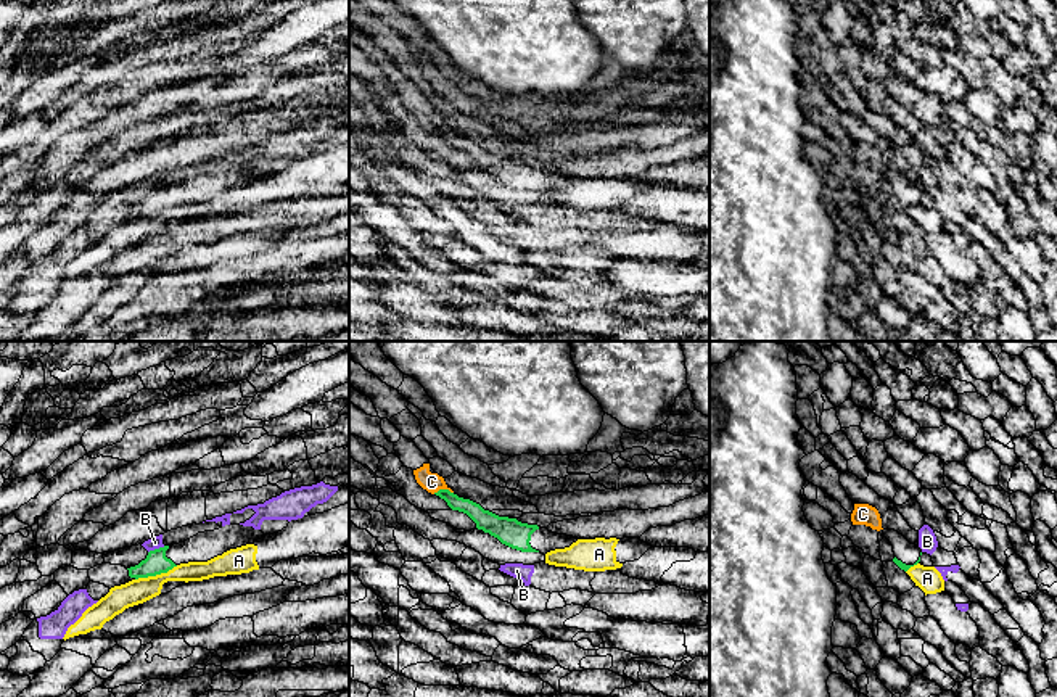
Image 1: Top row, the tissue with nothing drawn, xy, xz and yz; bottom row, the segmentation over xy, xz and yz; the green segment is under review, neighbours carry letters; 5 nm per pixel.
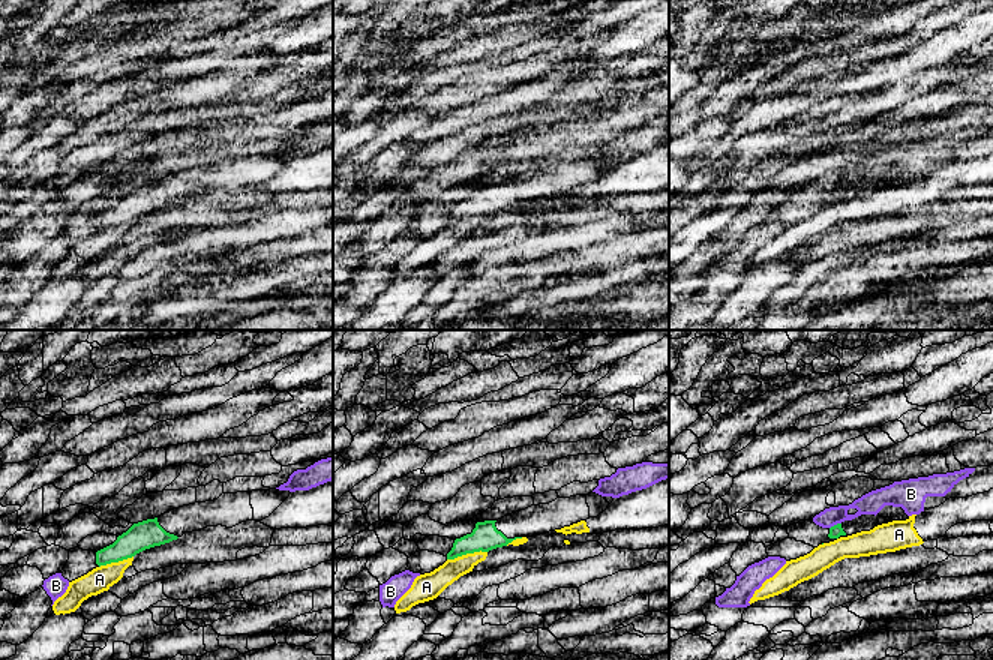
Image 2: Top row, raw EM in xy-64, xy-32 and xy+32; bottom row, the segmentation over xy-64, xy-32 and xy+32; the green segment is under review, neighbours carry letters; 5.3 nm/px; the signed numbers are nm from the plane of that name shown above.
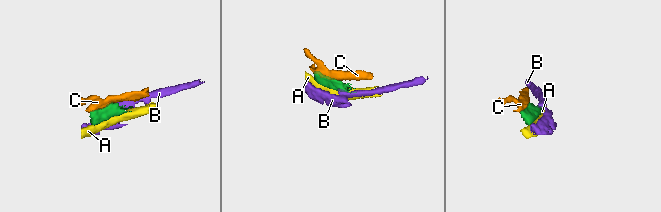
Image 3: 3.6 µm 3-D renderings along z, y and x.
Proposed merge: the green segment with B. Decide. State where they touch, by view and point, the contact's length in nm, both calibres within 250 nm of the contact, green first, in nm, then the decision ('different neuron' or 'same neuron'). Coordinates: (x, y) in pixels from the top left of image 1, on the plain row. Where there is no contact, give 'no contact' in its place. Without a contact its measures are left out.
meets green in xy at (156, 189); contact 90 nm long; 120 nm thick on the green side, 60 nm on the other; different neuron

